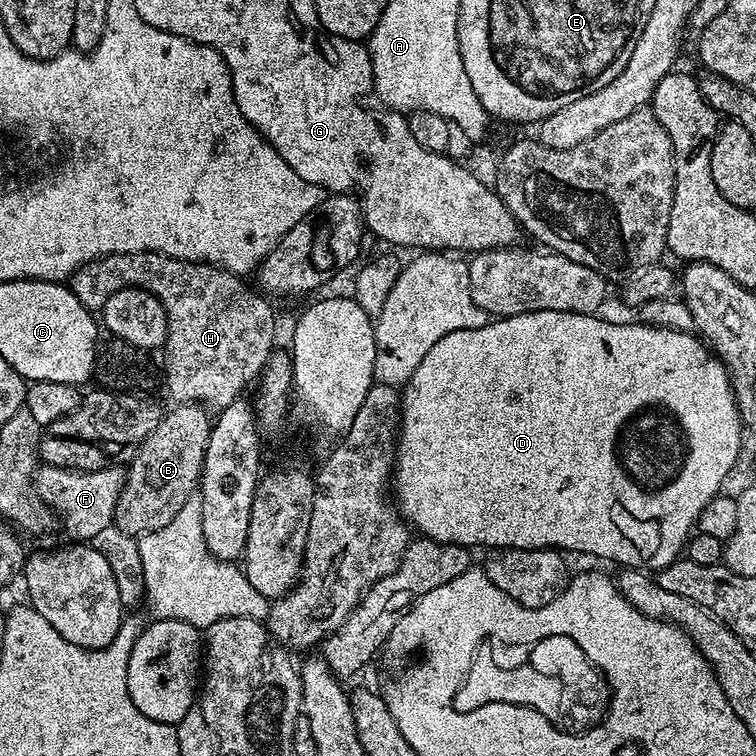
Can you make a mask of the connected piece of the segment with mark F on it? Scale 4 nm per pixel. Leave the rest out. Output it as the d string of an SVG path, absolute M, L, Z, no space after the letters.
M44 464L36 469L36 493L43 503L56 511L57 517L62 518L62 528L73 536L73 541L91 542L100 531L113 527L125 475L125 469L120 466L77 472L74 468Z

